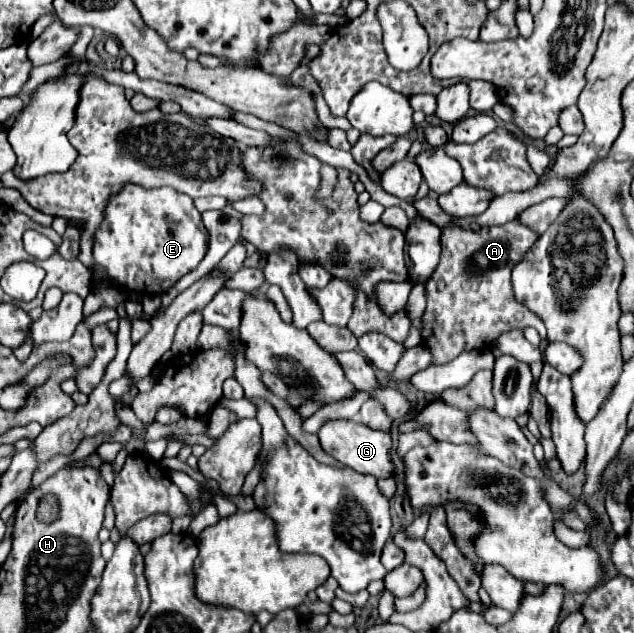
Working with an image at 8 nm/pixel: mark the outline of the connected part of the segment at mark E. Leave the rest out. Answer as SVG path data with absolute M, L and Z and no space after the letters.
M126 185L120 195L110 199L104 221L94 237L94 261L100 273L108 275L129 292L162 295L180 277L198 267L208 251L208 233L192 199L174 189L142 189L140 185Z

